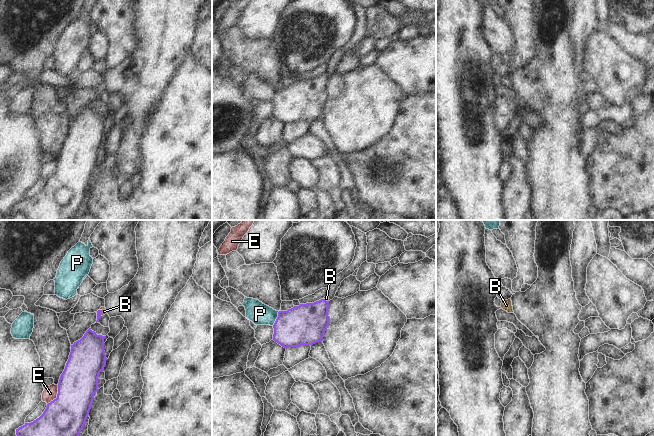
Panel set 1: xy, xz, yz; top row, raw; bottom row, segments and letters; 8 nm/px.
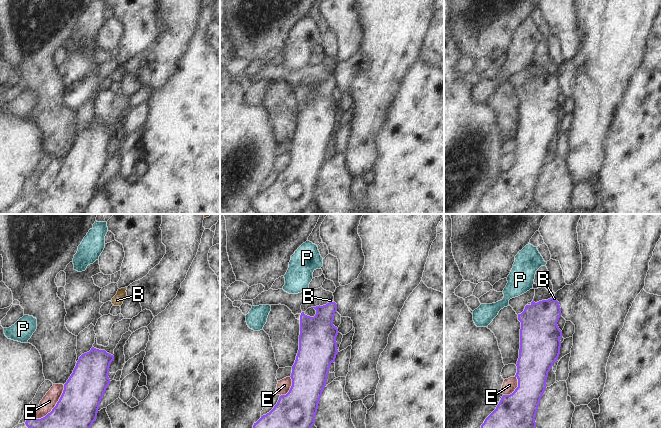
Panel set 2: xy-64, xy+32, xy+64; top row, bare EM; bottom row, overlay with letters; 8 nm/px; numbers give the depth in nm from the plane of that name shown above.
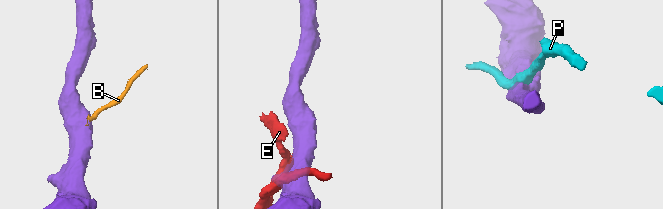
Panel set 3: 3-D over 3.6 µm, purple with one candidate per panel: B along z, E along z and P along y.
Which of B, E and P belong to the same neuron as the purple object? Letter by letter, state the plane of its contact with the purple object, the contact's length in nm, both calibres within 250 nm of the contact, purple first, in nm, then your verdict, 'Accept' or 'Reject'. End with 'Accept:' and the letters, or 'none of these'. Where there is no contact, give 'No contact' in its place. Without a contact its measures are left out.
B: Touches purple in xy. Shared border 60 nm. Thickness 40 nm (purple) against 50 nm. Accept
E: Touches purple in xy. Shared border 180 nm. Thickness 340 nm (purple) against 110 nm. Reject
P: Touches purple in xz. Shared border 130 nm. Thickness 320 nm (purple) against 180 nm. Reject
Accept: B.

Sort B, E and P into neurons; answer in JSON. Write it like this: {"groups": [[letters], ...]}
{"groups": [["B"], ["E"], ["P"]]}

